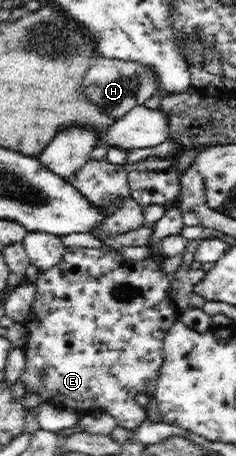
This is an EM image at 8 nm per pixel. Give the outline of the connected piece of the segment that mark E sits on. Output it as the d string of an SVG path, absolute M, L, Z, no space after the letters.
M70 246L65 250L60 264L52 266L50 270L40 271L40 276L36 279L34 283L36 286L36 298L29 318L24 323L28 328L28 338L26 338L26 343L22 347L25 352L25 371L21 374L20 379L24 384L25 392L38 395L42 403L61 406L66 409L71 408L80 414L88 414L94 409L100 410L114 416L120 427L136 429L136 426L146 421L146 409L142 405L138 405L134 398L140 393L150 392L150 394L154 394L159 370L164 360L164 337L179 318L180 310L174 306L174 302L170 298L170 286L172 284L168 280L168 274L165 274L160 269L160 264L157 264L152 258L141 261L128 260L121 256L119 252L113 252L112 250L105 252L103 248Z

